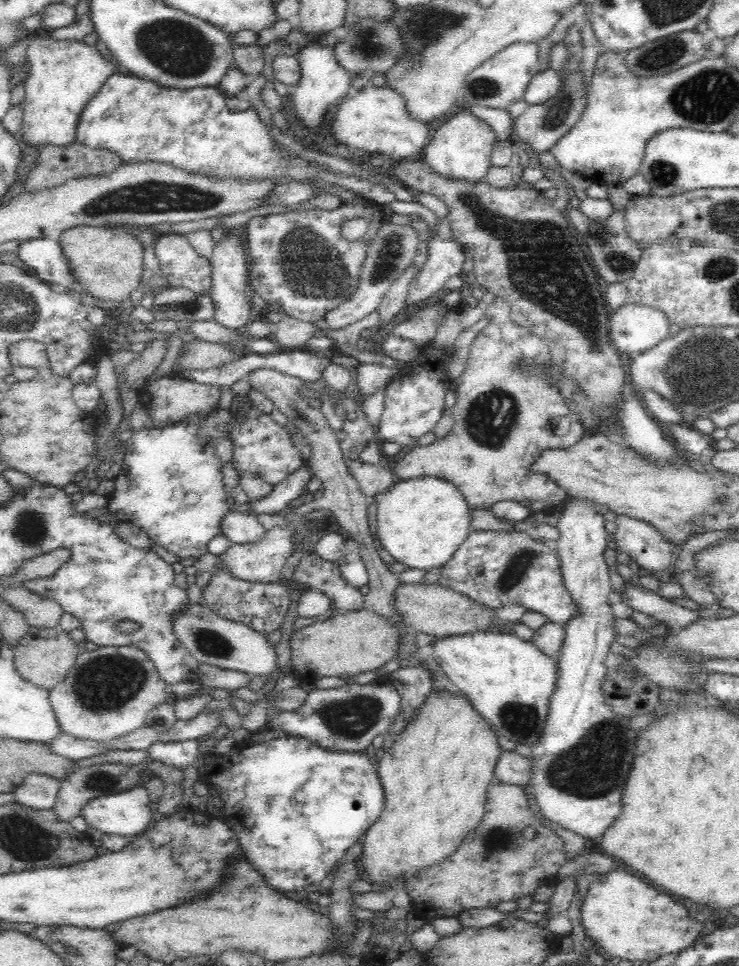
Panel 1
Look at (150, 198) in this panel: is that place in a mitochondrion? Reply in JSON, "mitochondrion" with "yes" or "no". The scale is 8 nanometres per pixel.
{"mitochondrion":"yes"}

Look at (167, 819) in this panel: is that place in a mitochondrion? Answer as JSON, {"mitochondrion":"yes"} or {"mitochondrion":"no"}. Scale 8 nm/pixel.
{"mitochondrion":"no"}

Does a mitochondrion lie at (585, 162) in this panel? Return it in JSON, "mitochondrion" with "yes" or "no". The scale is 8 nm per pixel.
{"mitochondrion":"no"}

